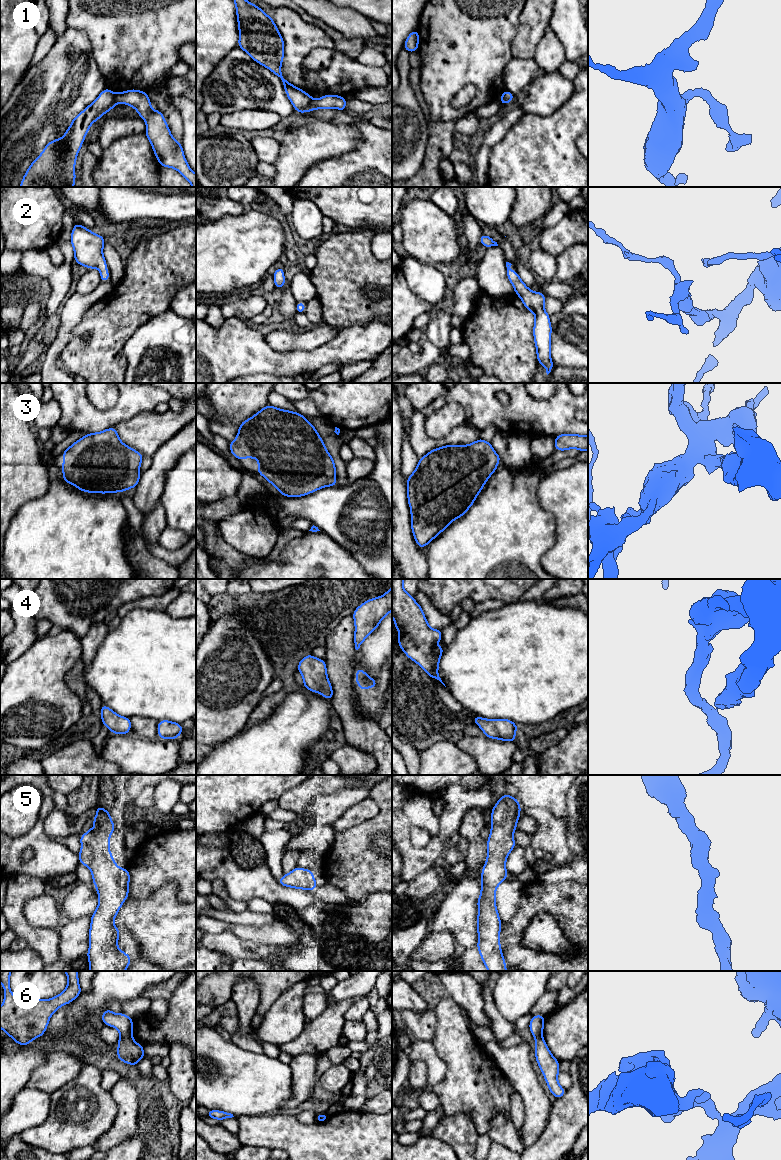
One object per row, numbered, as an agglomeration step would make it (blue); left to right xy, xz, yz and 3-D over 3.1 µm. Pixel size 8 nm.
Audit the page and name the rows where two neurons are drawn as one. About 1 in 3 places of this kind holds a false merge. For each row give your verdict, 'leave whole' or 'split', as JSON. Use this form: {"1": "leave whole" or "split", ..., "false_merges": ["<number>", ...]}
{"1": "split", "2": "leave whole", "3": "leave whole", "4": "leave whole", "5": "leave whole", "6": "split", "false_merges": ["1", "6"]}

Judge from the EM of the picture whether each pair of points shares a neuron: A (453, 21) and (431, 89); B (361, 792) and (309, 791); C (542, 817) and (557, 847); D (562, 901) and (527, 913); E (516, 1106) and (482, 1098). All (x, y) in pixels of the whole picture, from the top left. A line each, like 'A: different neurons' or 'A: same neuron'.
A: same neuron
B: different neurons
C: same neuron
D: same neuron
E: different neurons

